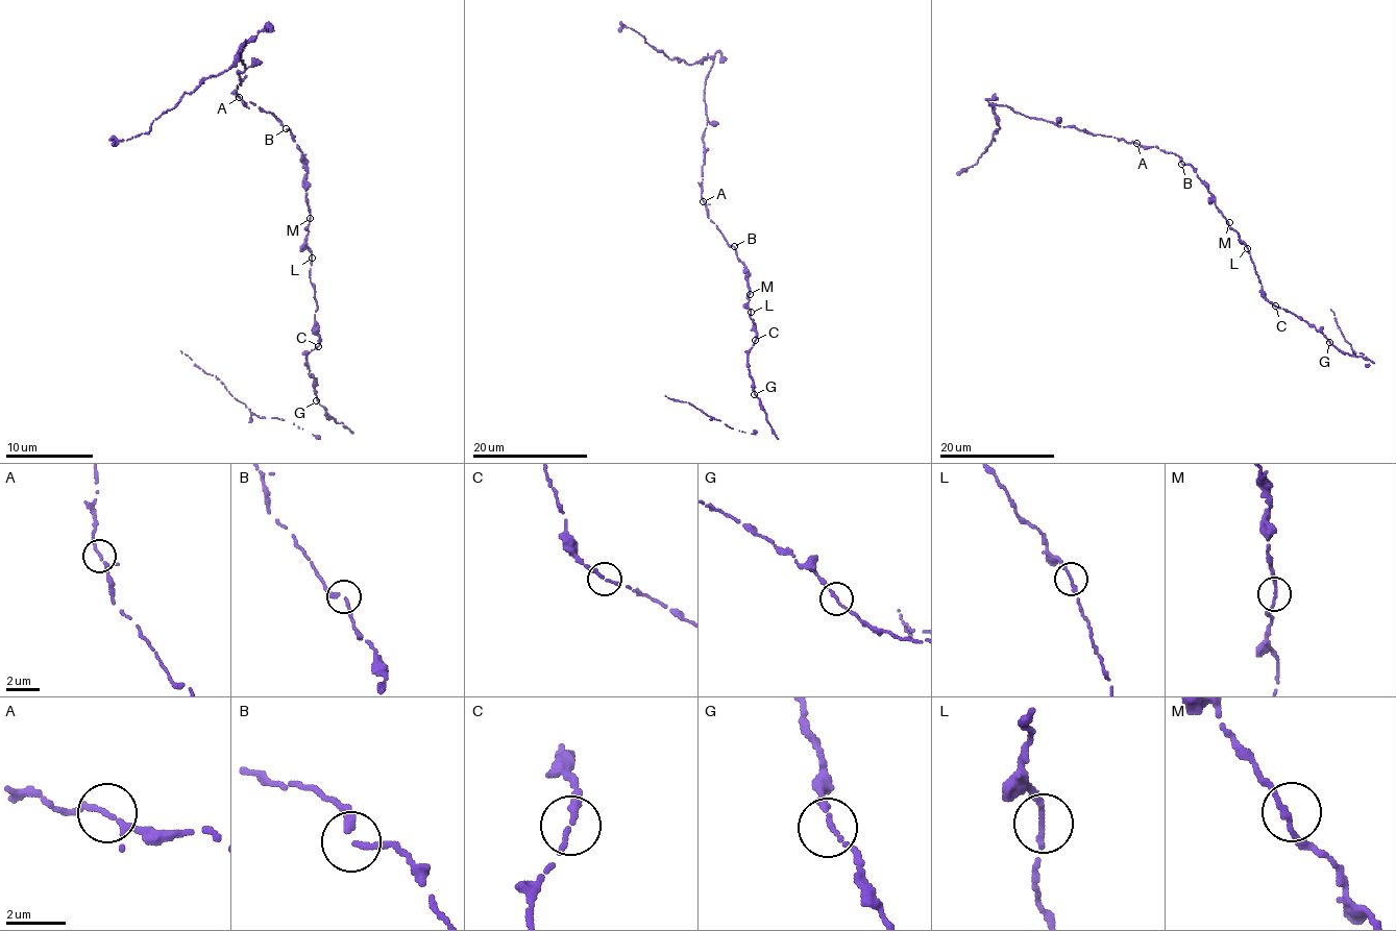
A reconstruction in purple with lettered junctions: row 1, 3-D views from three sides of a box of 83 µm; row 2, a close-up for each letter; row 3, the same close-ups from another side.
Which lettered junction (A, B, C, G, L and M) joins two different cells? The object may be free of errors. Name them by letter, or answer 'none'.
none

